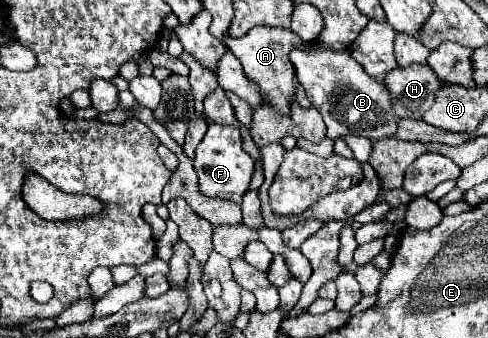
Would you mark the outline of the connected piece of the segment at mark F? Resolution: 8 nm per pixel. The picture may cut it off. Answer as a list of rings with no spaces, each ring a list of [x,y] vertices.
[[[211,122],[201,144],[195,150],[193,168],[199,176],[199,190],[211,198],[225,198],[241,204],[241,196],[249,190],[255,160],[243,150],[241,130],[237,126],[225,126]]]

